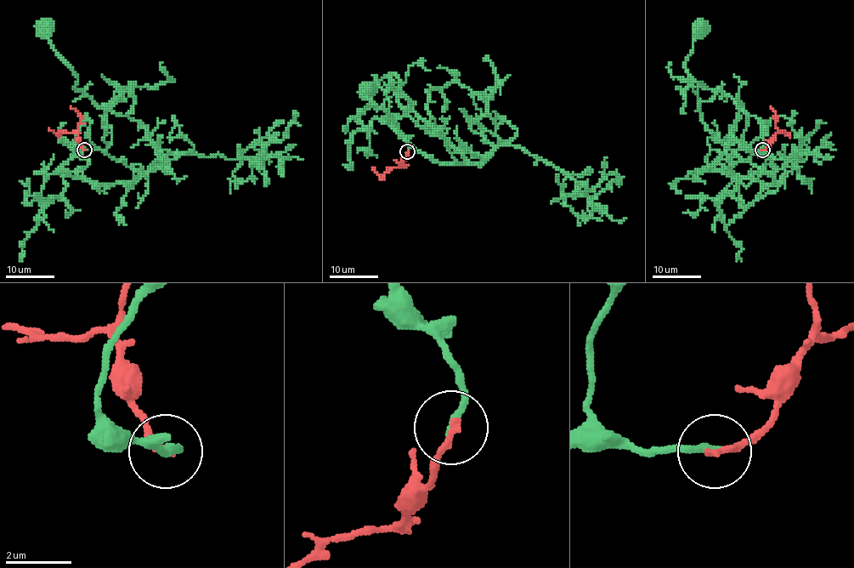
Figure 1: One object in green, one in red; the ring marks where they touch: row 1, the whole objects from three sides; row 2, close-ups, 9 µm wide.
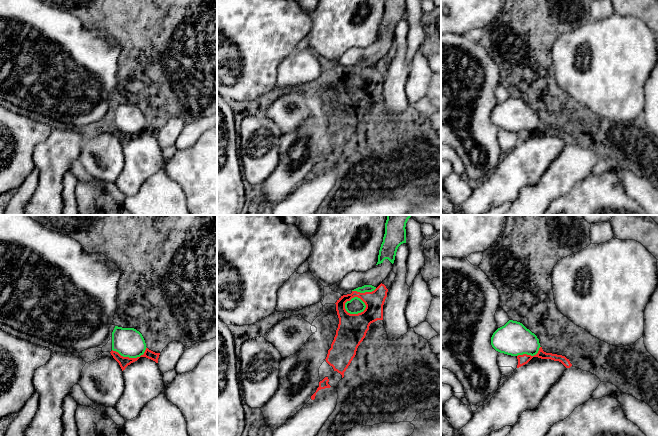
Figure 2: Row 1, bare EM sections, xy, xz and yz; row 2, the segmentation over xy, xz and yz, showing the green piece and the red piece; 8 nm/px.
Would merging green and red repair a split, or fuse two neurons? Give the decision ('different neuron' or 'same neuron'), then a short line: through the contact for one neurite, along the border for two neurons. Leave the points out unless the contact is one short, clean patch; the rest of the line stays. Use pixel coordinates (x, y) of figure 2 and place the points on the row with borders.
same neuron

